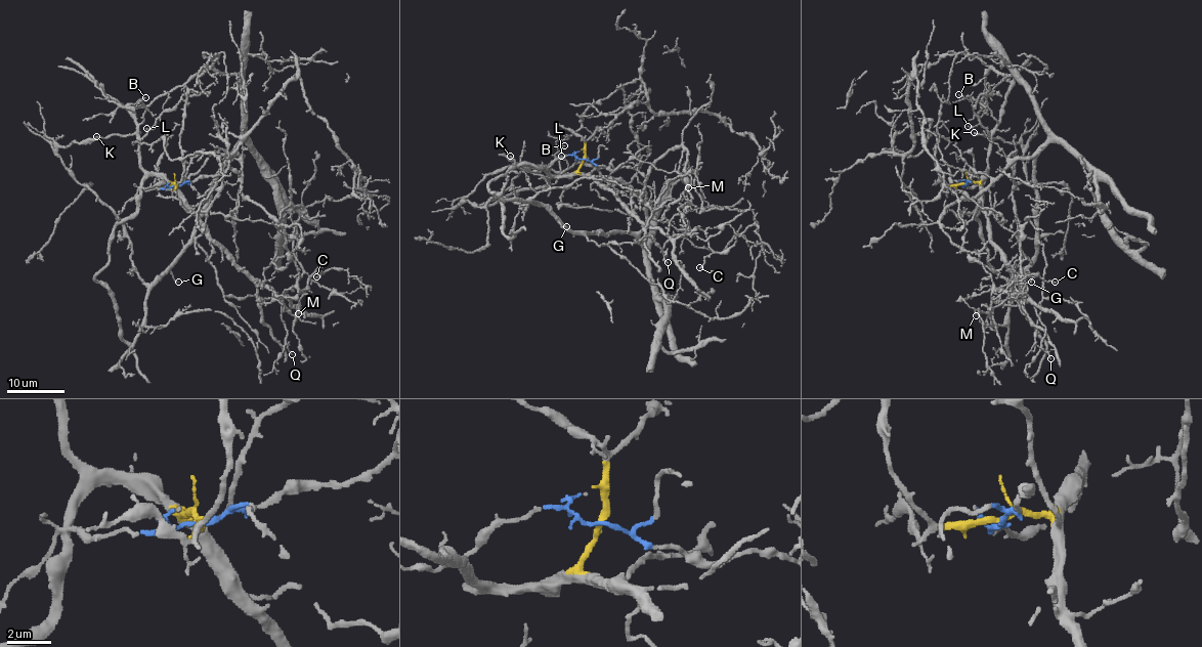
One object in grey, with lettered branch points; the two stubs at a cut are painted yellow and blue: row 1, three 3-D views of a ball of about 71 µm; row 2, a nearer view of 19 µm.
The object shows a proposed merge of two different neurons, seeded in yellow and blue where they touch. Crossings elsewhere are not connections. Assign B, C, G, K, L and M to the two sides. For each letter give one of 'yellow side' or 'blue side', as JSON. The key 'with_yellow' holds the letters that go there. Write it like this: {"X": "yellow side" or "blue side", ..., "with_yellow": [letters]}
{"B": "yellow side", "C": "yellow side", "G": "blue side", "K": "yellow side", "L": "yellow side", "M": "blue side", "with_yellow": ["B", "C", "K", "L"]}

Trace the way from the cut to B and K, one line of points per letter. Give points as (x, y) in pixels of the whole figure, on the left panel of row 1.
B: (175, 185), (148, 174), (141, 167), (138, 126), (145, 110), (136, 102), (145, 97)
K: (175, 185), (148, 174), (140, 163), (136, 135), (96, 136)

